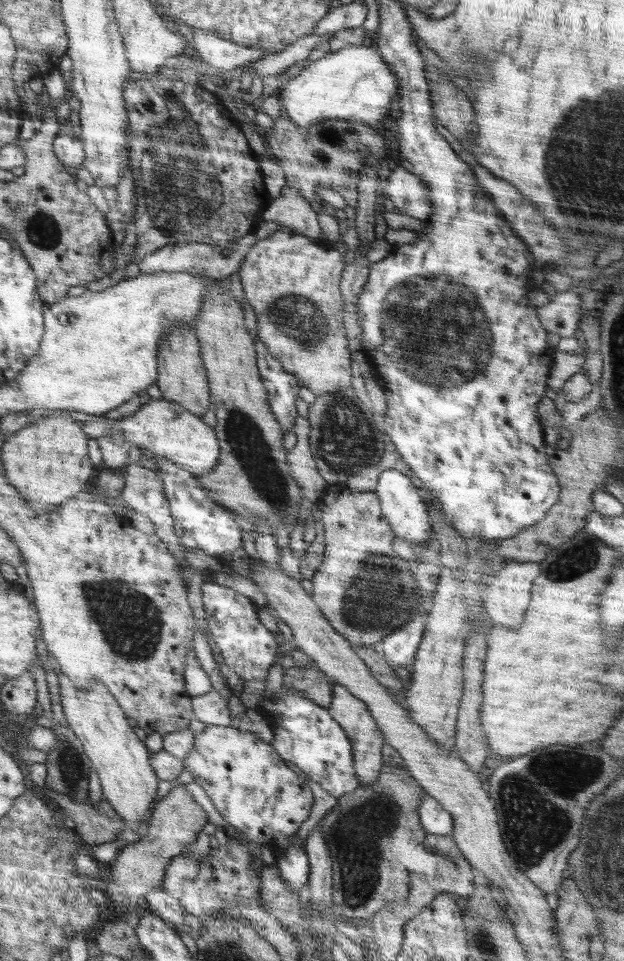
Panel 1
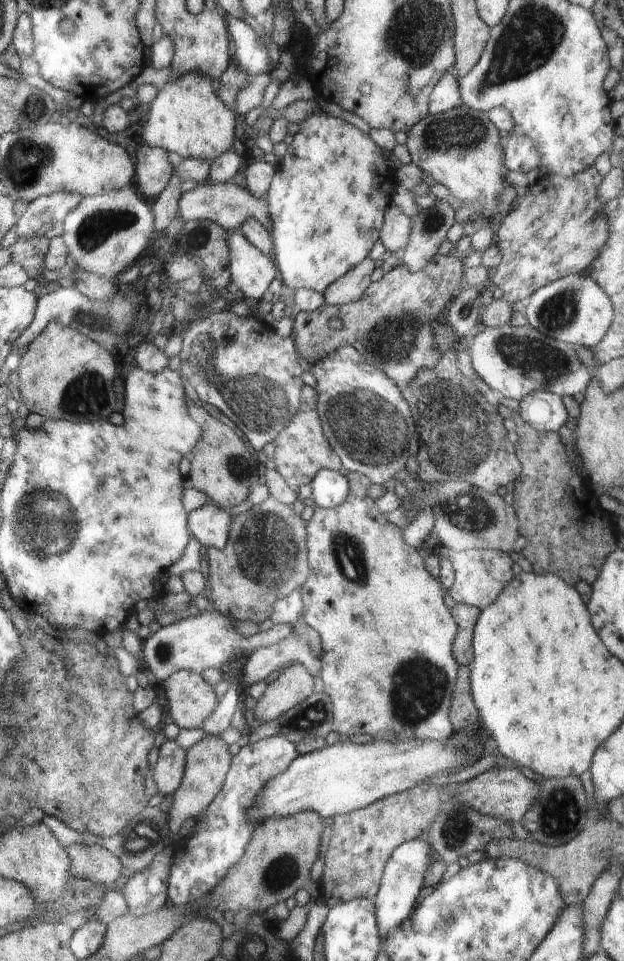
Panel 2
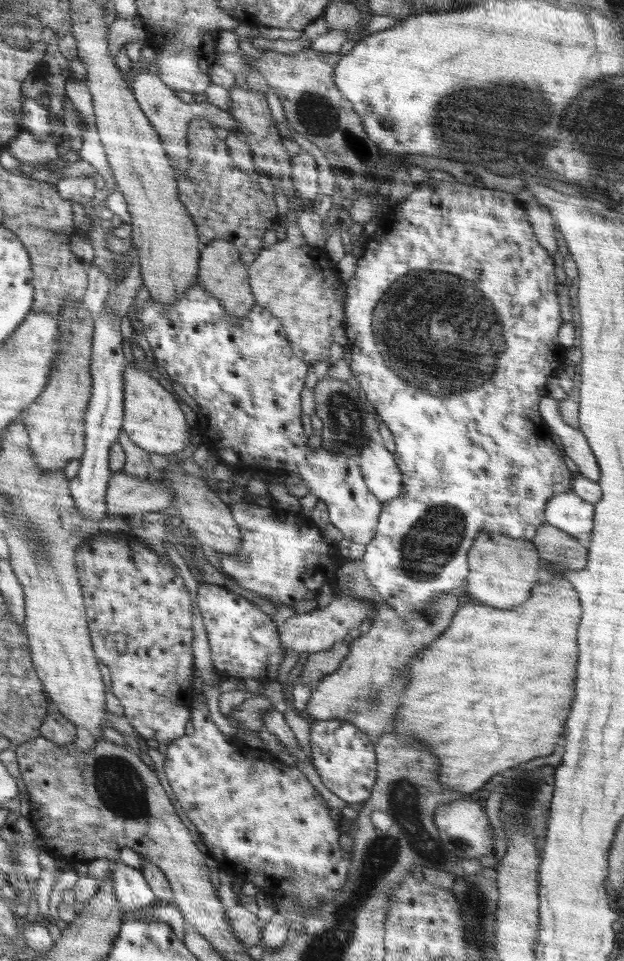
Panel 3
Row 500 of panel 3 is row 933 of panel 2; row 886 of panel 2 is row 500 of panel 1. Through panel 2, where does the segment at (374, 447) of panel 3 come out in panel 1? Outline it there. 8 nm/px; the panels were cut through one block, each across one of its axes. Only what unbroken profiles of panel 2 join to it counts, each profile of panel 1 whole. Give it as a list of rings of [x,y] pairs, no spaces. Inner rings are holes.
[[[384,469],[380,473],[376,488],[373,491],[379,498],[381,513],[390,523],[395,536],[405,538],[407,542],[416,548],[434,540],[429,518],[430,507],[421,497],[420,488],[413,484],[409,476],[394,469]]]

